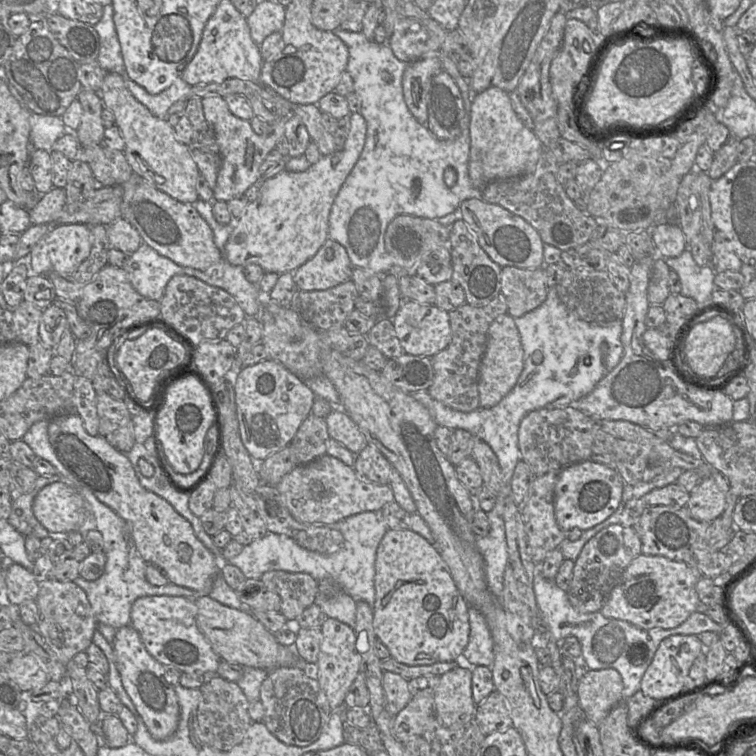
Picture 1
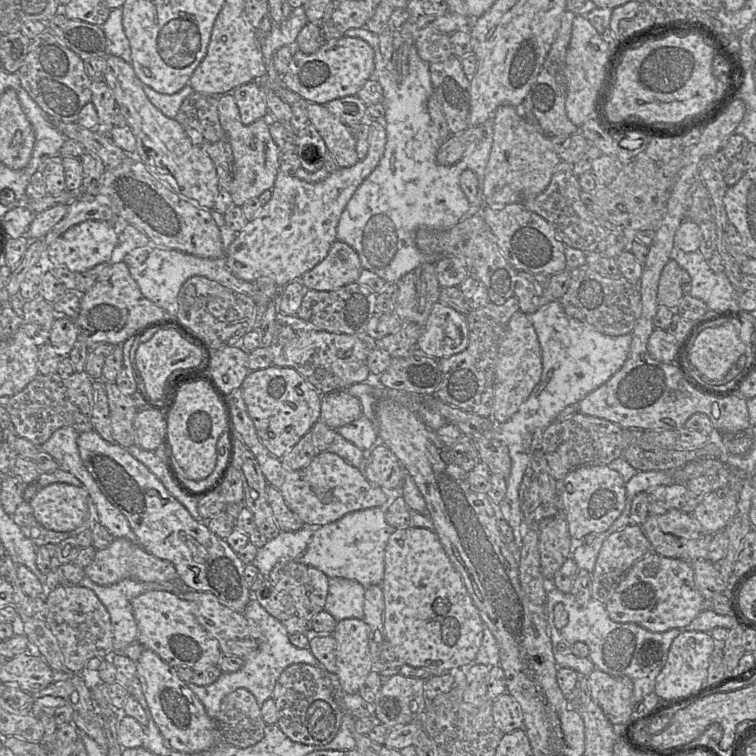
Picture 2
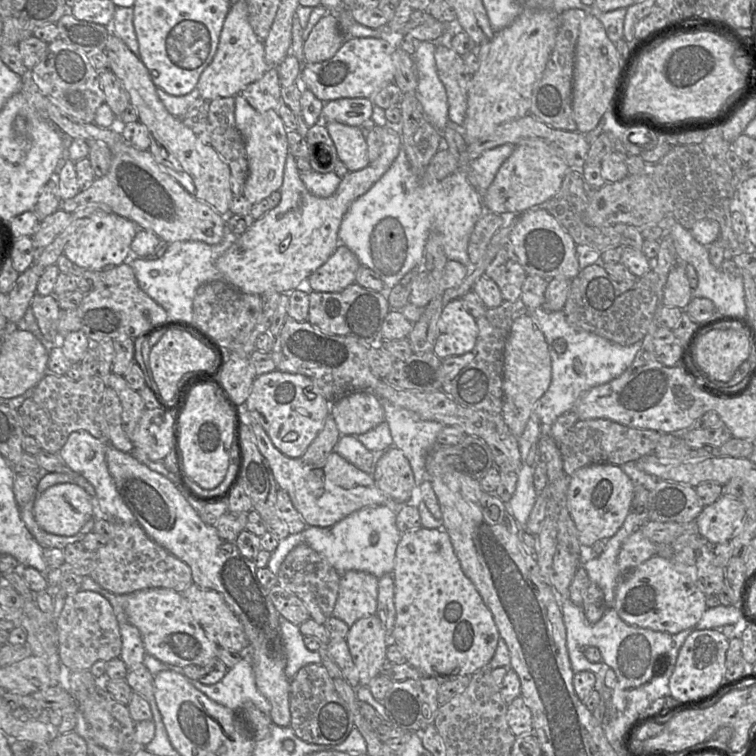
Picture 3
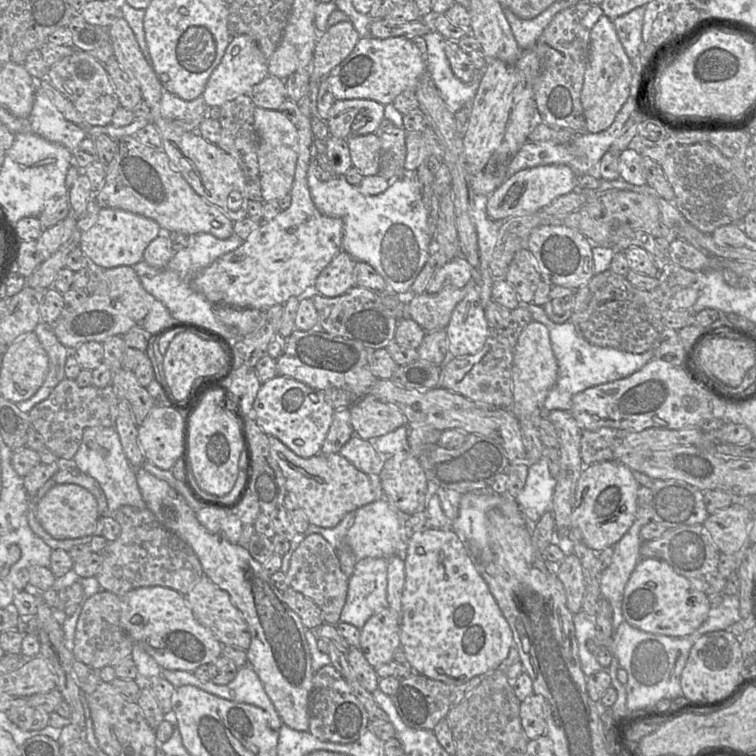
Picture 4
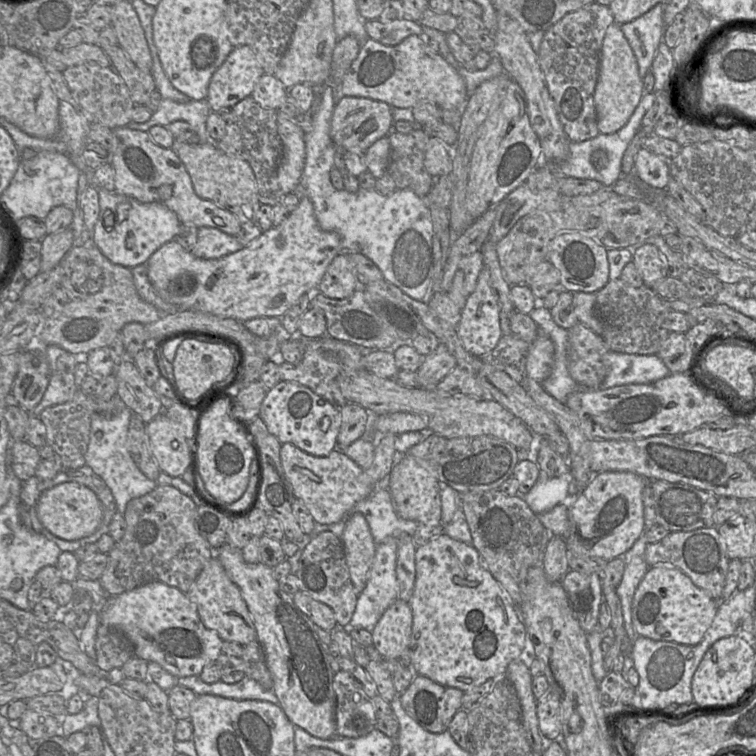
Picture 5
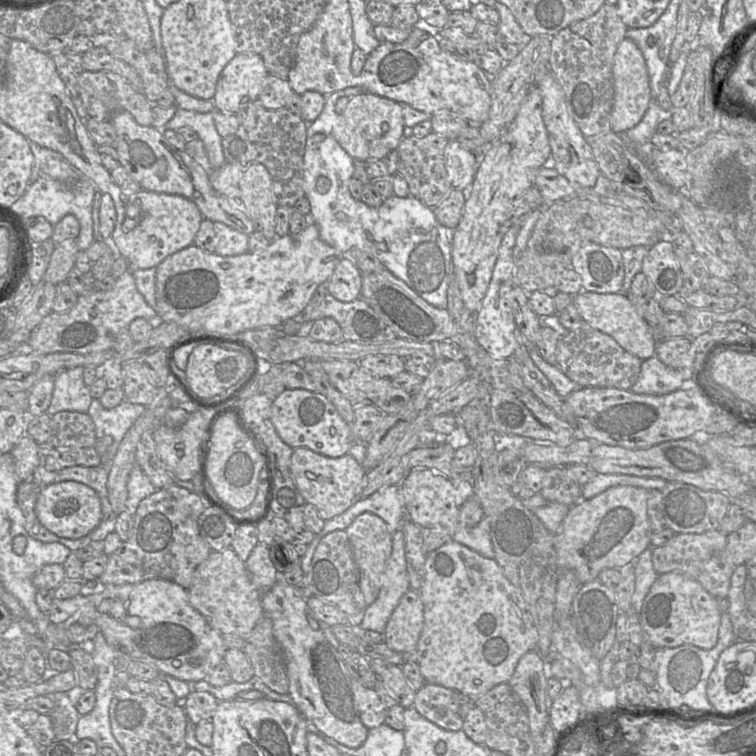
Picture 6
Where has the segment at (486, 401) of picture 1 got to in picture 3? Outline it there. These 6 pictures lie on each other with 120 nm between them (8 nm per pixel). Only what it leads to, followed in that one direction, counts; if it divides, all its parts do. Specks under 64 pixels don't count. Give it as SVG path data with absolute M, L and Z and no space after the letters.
M525 314L514 320L504 349L503 407L501 415L517 438L523 433L530 414L551 383L551 357L543 333Z

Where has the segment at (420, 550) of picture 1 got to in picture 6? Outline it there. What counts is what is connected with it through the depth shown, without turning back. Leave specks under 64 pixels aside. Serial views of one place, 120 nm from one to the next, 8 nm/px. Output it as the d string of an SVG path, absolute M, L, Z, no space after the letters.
M451 540L429 552L419 593L424 623L415 649L426 683L479 697L500 683L508 683L520 658L536 648L538 630L520 590L505 577L494 559L467 546Z

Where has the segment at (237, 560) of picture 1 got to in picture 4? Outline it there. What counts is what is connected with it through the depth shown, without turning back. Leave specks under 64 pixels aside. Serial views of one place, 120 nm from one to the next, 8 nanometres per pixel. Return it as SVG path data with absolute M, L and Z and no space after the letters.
M377 499L354 511L349 512L342 518L340 523L333 528L323 528L323 527L310 524L305 533L297 534L290 541L290 550L282 556L282 565L280 571L284 573L288 571L293 552L298 548L299 544L304 540L304 538L307 535L314 534L314 533L318 533L321 536L323 536L336 551L343 546L348 546L353 552L353 554L355 555L357 560L368 558L368 557L391 558L394 555L401 556L404 559L404 554L405 554L404 543L406 542L406 537L404 535L404 527L402 527L398 518L398 512L404 513L401 512L400 510L397 510L395 507L393 507L386 499Z

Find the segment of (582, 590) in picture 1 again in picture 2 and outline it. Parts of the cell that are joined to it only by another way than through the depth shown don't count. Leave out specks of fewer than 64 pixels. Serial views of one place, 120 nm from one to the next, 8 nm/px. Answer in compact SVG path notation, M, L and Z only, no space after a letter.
M628 525L609 535L602 543L594 570L591 573L592 599L604 604L608 603L631 567L650 552L653 552L651 543L644 535L641 526Z

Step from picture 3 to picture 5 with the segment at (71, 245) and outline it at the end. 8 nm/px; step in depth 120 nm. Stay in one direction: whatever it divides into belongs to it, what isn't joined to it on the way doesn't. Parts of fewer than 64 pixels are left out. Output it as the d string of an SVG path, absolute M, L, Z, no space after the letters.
M98 188L98 193L100 213L91 238L102 254L114 264L129 269L146 264L157 249L174 240L180 232L182 224L178 216L161 203L142 203L103 188Z

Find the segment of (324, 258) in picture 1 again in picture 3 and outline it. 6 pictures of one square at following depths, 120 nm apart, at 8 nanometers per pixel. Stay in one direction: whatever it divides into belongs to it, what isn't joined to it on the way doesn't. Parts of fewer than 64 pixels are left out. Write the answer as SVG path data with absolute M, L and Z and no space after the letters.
M339 243L328 260L307 278L316 292L341 292L356 283L361 268L356 255L345 245Z

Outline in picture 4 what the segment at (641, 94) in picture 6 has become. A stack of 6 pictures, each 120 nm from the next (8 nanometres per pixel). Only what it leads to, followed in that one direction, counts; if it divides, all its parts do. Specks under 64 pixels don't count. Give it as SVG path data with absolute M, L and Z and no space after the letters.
M602 15L590 33L588 64L581 90L581 104L587 133L608 129L630 96L633 66L613 24L613 19Z

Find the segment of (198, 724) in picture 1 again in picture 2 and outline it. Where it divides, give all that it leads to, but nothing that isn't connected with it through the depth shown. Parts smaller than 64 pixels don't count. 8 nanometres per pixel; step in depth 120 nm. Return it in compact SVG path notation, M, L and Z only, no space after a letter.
M243 688L222 699L215 724L220 740L236 748L248 748L261 741L267 725L261 716L261 705Z

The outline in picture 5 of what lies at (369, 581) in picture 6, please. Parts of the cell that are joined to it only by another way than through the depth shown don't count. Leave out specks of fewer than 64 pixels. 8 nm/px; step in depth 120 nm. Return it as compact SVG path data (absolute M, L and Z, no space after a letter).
M355 513L347 520L341 540L350 578L358 595L365 588L377 546L362 513Z

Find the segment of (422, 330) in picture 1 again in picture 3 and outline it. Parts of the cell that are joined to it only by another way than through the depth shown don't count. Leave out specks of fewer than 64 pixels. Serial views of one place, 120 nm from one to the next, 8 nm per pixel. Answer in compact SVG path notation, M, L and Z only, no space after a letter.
M461 299L444 304L437 327L433 353L440 359L468 353L475 347L478 336L476 318L465 310Z

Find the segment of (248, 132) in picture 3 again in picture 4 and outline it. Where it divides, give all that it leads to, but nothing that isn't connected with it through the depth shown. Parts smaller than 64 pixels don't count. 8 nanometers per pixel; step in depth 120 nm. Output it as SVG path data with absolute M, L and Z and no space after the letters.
M254 109L254 127L259 137L258 163L262 202L277 201L290 193L298 159L298 129L279 110Z

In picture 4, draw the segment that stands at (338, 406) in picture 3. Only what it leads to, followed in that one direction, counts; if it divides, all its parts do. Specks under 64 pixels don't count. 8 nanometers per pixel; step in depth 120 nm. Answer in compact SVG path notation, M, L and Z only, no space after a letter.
M364 396L349 407L354 435L363 440L385 435L406 426L406 416L393 404Z

